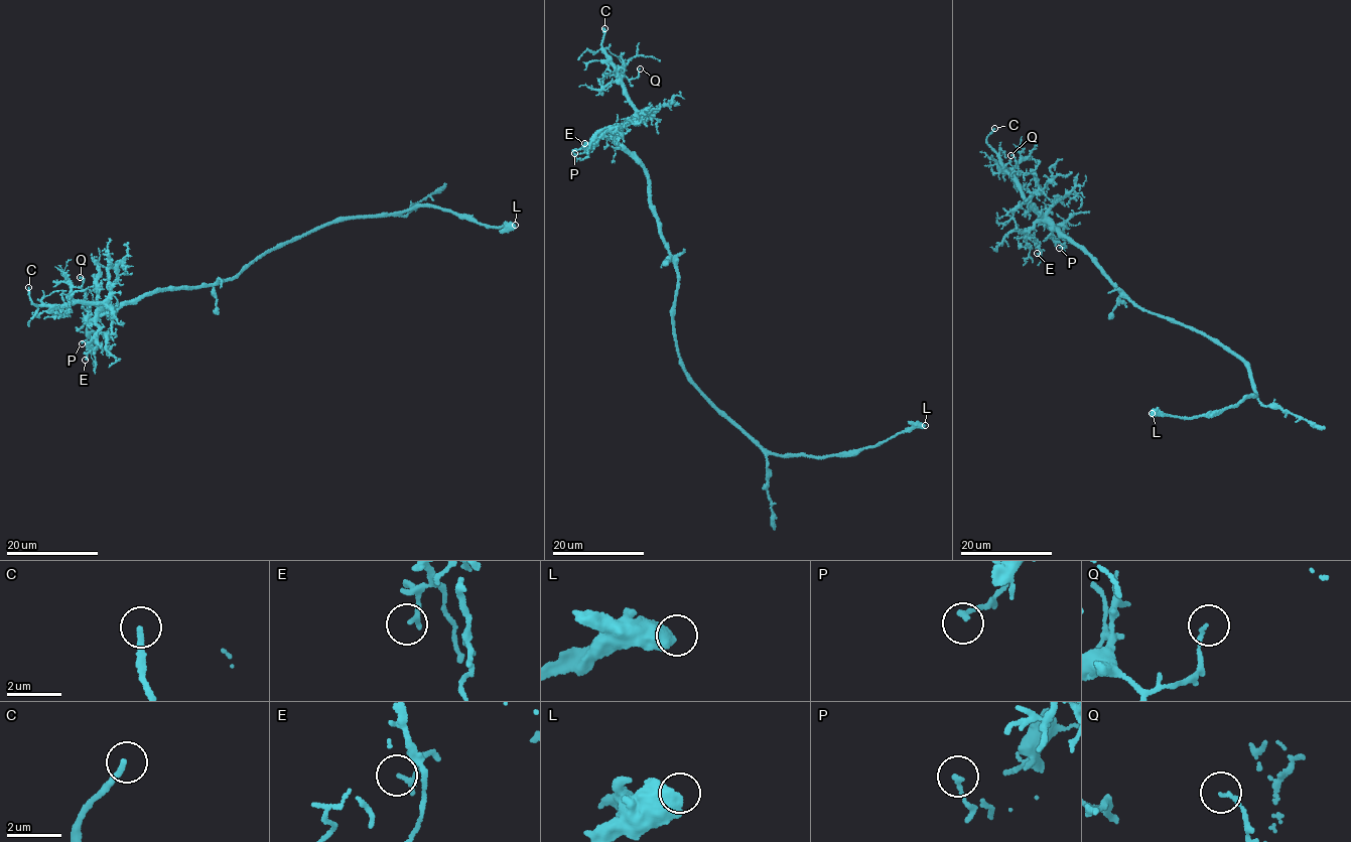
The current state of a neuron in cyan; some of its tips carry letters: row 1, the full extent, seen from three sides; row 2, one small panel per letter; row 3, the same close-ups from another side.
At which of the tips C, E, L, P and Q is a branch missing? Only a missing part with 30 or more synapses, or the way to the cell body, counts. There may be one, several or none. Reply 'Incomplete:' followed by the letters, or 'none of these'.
Incomplete: C

